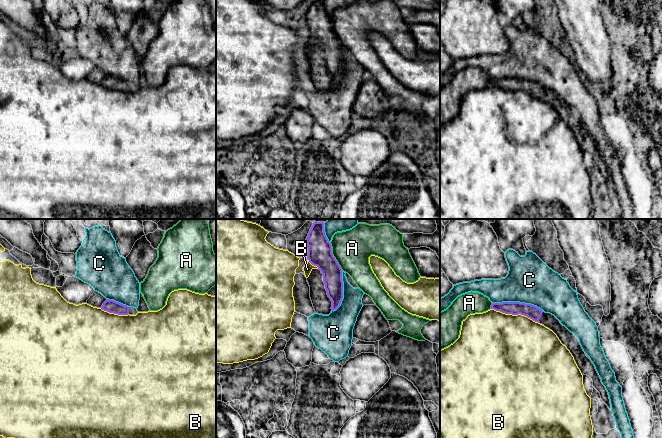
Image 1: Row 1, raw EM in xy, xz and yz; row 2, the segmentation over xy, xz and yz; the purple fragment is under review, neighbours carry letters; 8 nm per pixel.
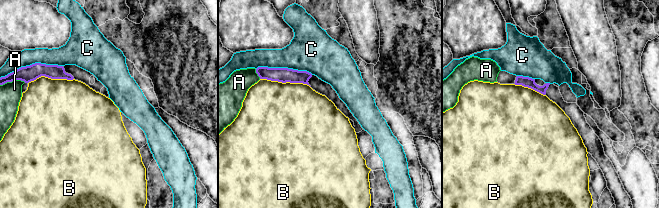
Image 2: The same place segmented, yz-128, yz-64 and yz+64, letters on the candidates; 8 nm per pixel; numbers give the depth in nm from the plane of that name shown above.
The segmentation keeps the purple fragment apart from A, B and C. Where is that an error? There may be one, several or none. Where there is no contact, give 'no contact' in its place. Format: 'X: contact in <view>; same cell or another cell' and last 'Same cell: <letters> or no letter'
A: contact in xz; another cell
B: contact in yz; another cell
C: contact in yz; another cell
Same cell: no letter

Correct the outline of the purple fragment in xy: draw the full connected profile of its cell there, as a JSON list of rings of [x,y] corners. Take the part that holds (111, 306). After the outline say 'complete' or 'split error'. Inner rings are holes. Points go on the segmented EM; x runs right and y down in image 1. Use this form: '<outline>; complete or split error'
[[[107,299],[102,307],[102,310],[107,311],[109,313],[114,313],[118,315],[128,315],[129,314],[129,307],[126,305],[123,305],[119,302],[116,302],[114,300]]]; complete

